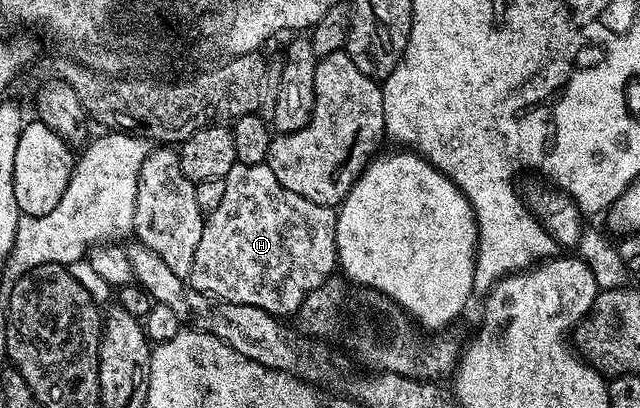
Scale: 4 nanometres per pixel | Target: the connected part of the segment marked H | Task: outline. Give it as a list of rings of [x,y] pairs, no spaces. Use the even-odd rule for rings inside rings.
[[[266,162],[259,165],[235,163],[229,174],[223,177],[221,187],[223,193],[215,209],[206,213],[201,242],[197,242],[197,254],[193,254],[193,270],[189,277],[191,287],[207,296],[214,296],[216,300],[257,306],[276,318],[294,317],[305,297],[324,283],[331,271],[336,271],[336,209],[309,202],[309,198],[301,198],[301,194],[285,190]]]

